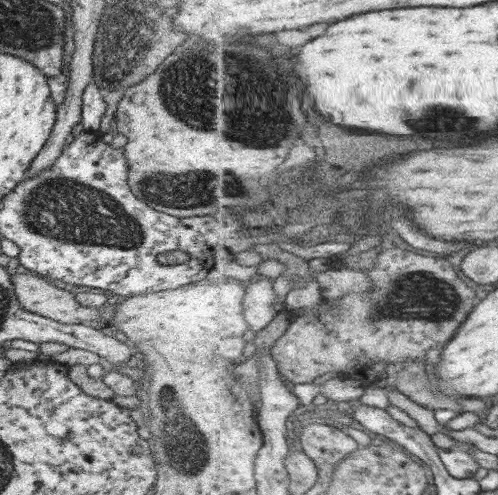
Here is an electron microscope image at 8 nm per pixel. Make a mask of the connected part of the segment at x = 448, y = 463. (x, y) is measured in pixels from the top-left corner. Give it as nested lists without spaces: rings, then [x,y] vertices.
[[[455,437],[455,441],[461,445],[455,445],[451,449],[439,449],[439,456],[444,462],[444,466],[452,477],[455,478],[475,478],[475,474],[479,472],[479,468],[482,466],[478,460],[474,460],[471,456],[470,447],[477,449],[474,444],[468,444],[466,441],[458,440]]]

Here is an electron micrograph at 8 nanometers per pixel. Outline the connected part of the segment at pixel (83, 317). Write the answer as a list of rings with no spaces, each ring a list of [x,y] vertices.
[[[11,273],[11,285],[19,306],[27,312],[44,316],[59,324],[89,324],[99,327],[103,322],[99,308],[79,306],[74,296],[59,290],[31,273]]]

